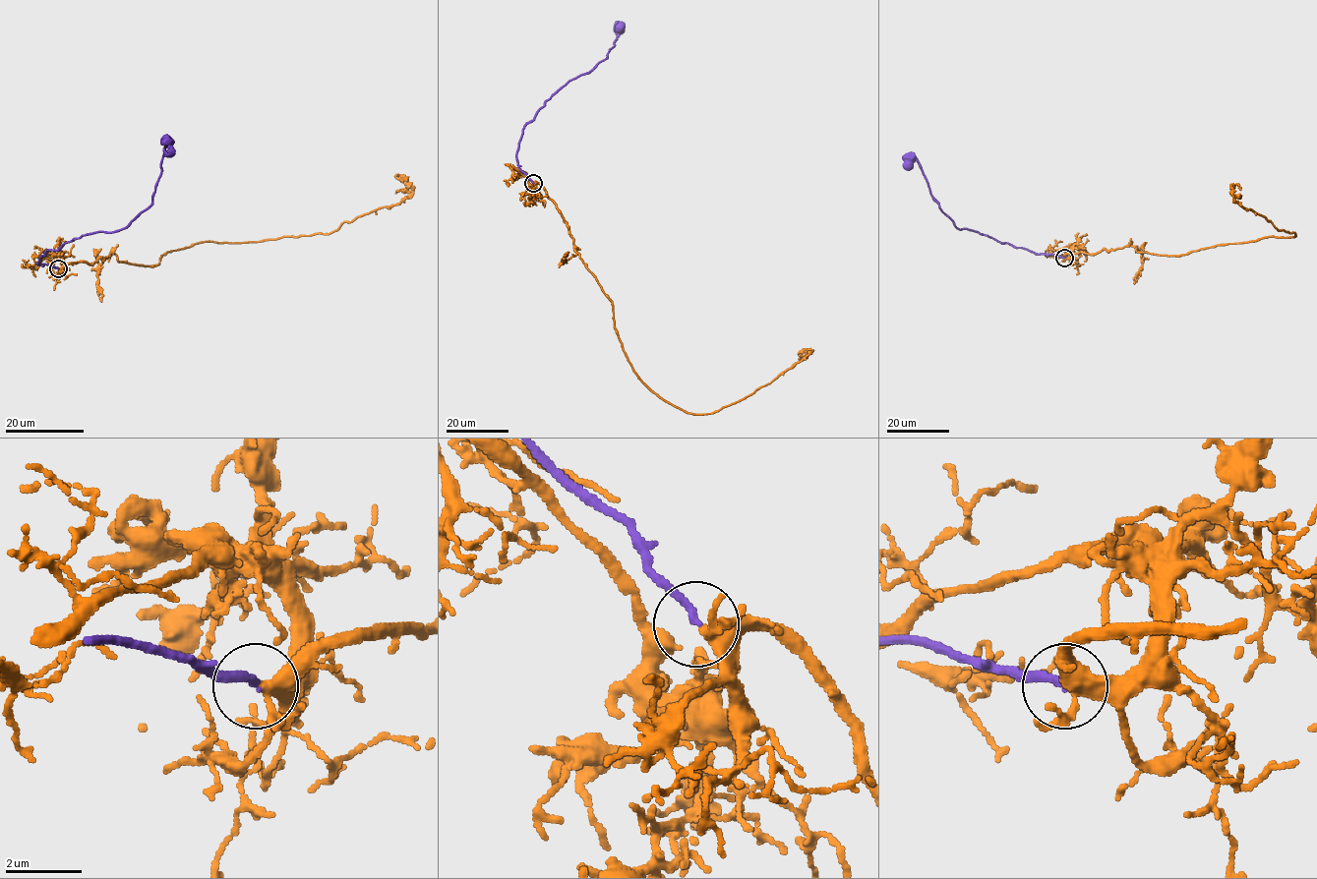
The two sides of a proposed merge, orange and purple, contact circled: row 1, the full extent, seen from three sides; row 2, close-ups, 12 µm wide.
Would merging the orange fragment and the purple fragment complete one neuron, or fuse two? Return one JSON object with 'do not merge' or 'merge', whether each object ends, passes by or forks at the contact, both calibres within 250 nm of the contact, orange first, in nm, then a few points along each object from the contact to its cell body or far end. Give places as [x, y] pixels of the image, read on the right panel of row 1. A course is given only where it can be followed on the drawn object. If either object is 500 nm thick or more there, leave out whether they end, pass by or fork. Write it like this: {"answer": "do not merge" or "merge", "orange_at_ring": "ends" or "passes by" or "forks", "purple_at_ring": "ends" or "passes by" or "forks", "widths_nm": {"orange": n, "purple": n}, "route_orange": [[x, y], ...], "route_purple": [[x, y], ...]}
{"answer": "merge", "orange_at_ring": "forks", "purple_at_ring": "ends", "widths_nm": {"orange": 300, "purple": 200}, "route_orange": [[1064, 258], [1131, 246], [1181, 255], [1294, 236], [1236, 203], [1232, 189], [1236, 184], [1240, 190]], "route_purple": [[1064, 258], [1034, 254], [977, 232], [957, 229], [930, 192], [921, 166], [909, 157]]}

